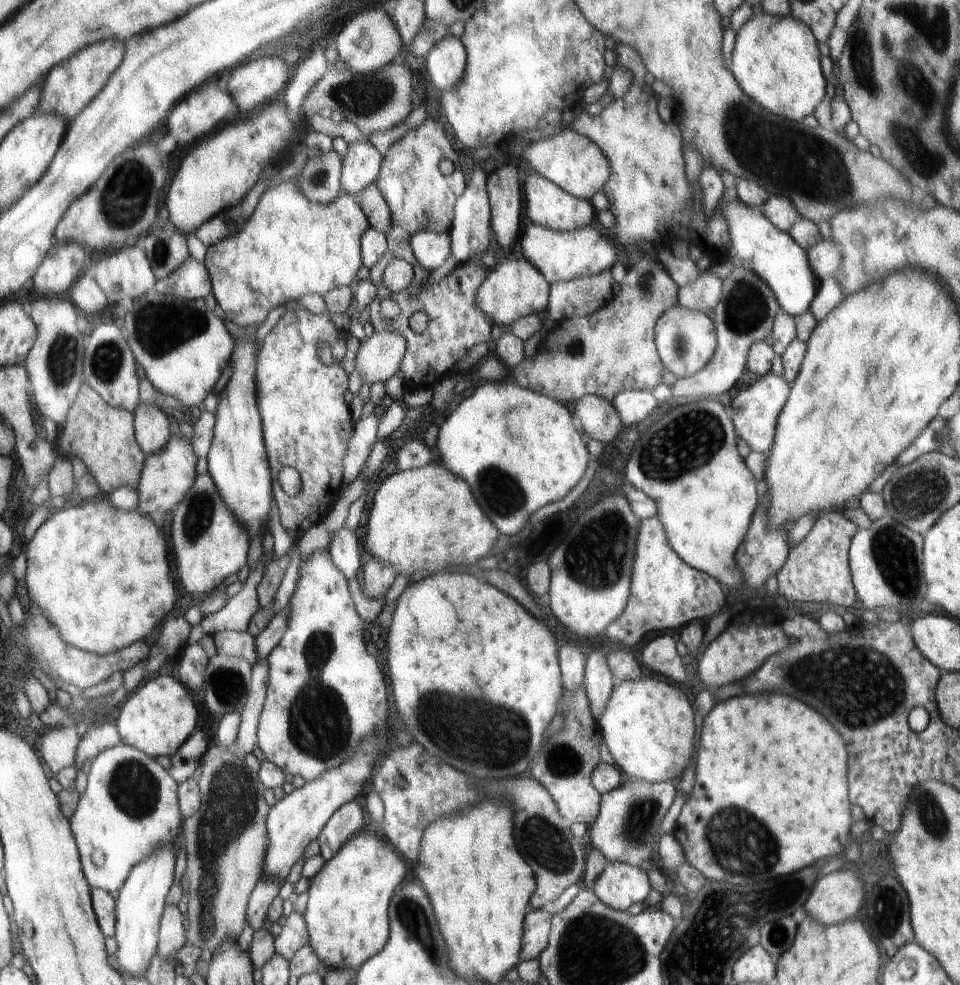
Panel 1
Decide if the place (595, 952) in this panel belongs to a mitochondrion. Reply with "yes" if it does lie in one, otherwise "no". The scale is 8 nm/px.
yes

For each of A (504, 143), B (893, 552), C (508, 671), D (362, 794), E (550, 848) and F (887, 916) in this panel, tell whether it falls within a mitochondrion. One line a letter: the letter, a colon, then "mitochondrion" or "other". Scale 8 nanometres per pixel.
A: other
B: mitochondrion
C: other
D: other
E: mitochondrion
F: mitochondrion

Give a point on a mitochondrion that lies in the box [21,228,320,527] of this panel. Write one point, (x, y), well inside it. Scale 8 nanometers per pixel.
(160, 329)

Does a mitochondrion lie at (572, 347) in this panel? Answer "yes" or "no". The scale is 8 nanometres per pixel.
yes

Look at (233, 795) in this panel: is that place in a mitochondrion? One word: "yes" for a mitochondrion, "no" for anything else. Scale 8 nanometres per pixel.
yes

